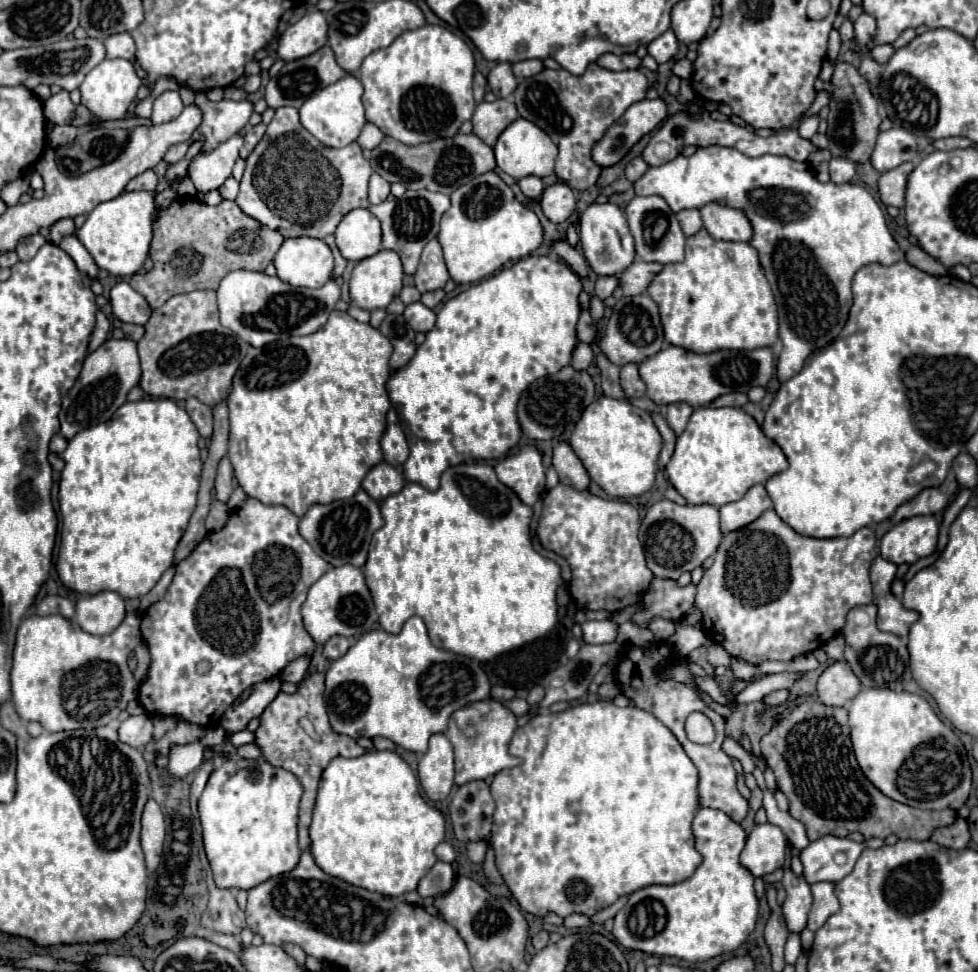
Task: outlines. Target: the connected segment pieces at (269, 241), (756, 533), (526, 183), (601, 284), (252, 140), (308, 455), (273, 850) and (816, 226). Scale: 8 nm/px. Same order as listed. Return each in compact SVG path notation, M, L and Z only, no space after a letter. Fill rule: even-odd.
M176 198L168 208L160 210L158 218L154 220L154 238L150 246L150 254L154 260L154 268L150 272L138 272L134 274L128 284L140 292L152 308L162 306L168 298L176 294L186 294L198 288L216 290L220 280L232 272L232 270L254 270L264 272L266 266L272 262L274 254L282 246L284 238L278 230L270 230L262 226L258 220L246 216L236 202L222 200L218 206L208 206L196 198Z
M766 510L750 526L742 526L742 530L732 530L724 536L714 554L712 566L696 586L696 606L704 616L702 630L710 640L722 644L730 656L744 658L752 664L764 660L788 662L812 652L844 628L848 610L872 602L868 570L876 556L878 544L870 528L860 528L846 538L818 540L800 536L784 524L774 510Z
M526 176L522 180L518 180L520 188L522 188L522 194L528 196L530 200L538 200L542 196L542 190L544 190L544 184L538 176Z
M600 276L596 280L596 296L600 300L604 300L604 298L612 296L612 292L614 292L616 286L618 286L618 276Z
M258 124L258 126L254 126L250 132L246 132L244 134L244 146L242 146L242 150L240 150L240 158L248 158L250 156L250 152L254 150L254 146L262 140L262 136L264 136L264 132L266 132L266 124Z
M334 310L328 318L328 322L316 332L308 336L290 336L288 340L278 340L272 344L266 344L264 348L250 348L246 358L240 362L238 372L234 374L232 380L232 390L228 396L228 408L230 408L230 448L228 448L228 458L234 466L234 474L242 490L258 498L264 504L282 504L290 512L294 512L298 518L302 518L312 504L330 504L334 500L344 500L352 498L362 484L362 478L366 472L376 466L382 460L382 450L380 450L380 438L386 430L386 412L390 408L390 398L386 392L386 382L390 378L390 360L392 354L392 344L390 340L380 334L380 330L372 328L370 324L356 322L348 312L338 312Z
M226 760L216 768L198 800L198 812L204 834L204 850L210 868L214 872L214 882L218 888L242 888L250 890L260 882L290 872L300 858L298 844L298 813L302 786L294 774L284 768L270 766L266 760Z
M698 148L690 158L678 156L662 166L648 168L648 172L634 182L634 190L638 196L662 196L674 212L684 208L702 208L710 202L722 202L722 206L734 206L736 210L742 210L746 218L750 218L754 234L748 244L758 250L760 264L778 304L782 352L778 356L776 376L780 382L786 382L786 378L798 374L814 350L820 350L838 338L852 306L852 276L870 262L888 266L902 258L902 252L886 226L884 212L864 186L850 182L818 182L808 162L796 162L786 156L764 154L758 158L748 158L734 148Z

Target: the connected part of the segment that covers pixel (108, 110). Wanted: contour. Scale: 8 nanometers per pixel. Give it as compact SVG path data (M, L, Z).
M116 58L116 60L102 60L98 66L94 66L84 82L80 84L80 92L82 92L82 104L100 120L120 120L126 116L128 106L132 104L132 100L136 98L136 92L140 88L142 80L134 70L134 64L130 60L124 58Z

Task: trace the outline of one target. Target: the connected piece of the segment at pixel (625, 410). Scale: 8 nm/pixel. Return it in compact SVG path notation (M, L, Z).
M608 396L596 398L584 412L570 436L570 446L582 460L590 480L594 480L612 498L630 498L648 492L656 478L656 460L662 448L662 436L652 416L626 400Z

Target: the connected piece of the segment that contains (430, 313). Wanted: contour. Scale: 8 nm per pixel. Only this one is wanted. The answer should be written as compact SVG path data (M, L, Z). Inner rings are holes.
M422 302L408 304L404 310L404 318L416 332L430 332L434 328L434 322L436 322L434 310L426 308Z

